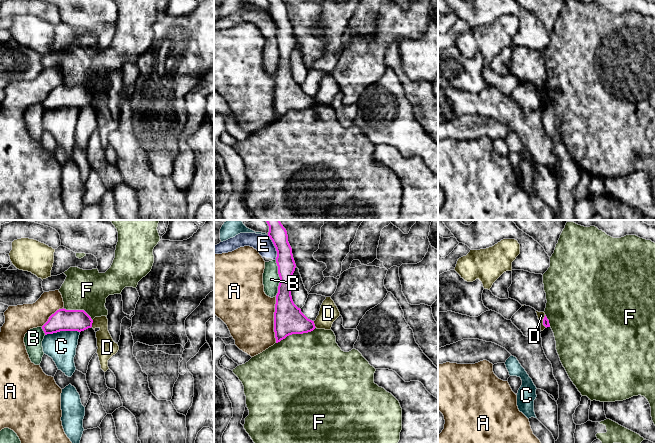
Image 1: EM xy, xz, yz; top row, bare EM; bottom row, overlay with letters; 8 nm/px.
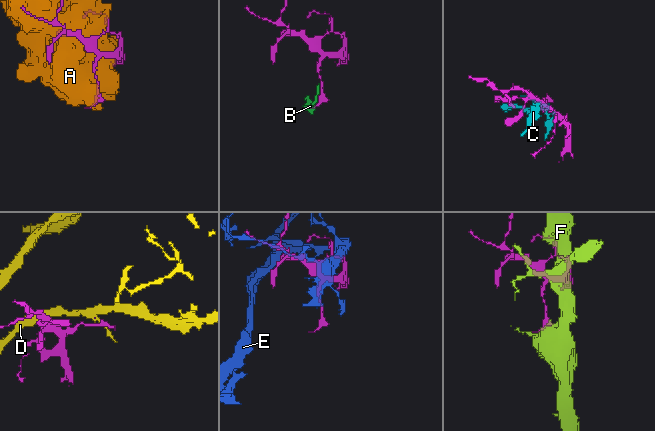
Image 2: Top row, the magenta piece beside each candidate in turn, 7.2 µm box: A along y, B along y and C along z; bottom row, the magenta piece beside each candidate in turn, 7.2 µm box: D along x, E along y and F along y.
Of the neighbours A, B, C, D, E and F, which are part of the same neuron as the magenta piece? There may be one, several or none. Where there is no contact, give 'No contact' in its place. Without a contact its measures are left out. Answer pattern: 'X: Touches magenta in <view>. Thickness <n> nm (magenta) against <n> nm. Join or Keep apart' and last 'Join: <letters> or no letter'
A: Touches magenta in xz. Thickness 240 nm (magenta) against 400 nm. Keep apart
B: Touches magenta in xz. Thickness 160 nm (magenta) against 140 nm. Keep apart
C: Touches magenta in xy. Thickness 180 nm (magenta) against 240 nm. Keep apart
D: Touches magenta in xy. Thickness 180 nm (magenta) against 150 nm. Keep apart
E: Touches magenta in xz. Thickness 140 nm (magenta) against 150 nm. Keep apart
F: Touches magenta in xz. Thickness 240 nm (magenta) against 480 nm. Keep apart
Join: no letter

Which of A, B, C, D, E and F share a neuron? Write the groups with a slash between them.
A / B E / C / D / F

